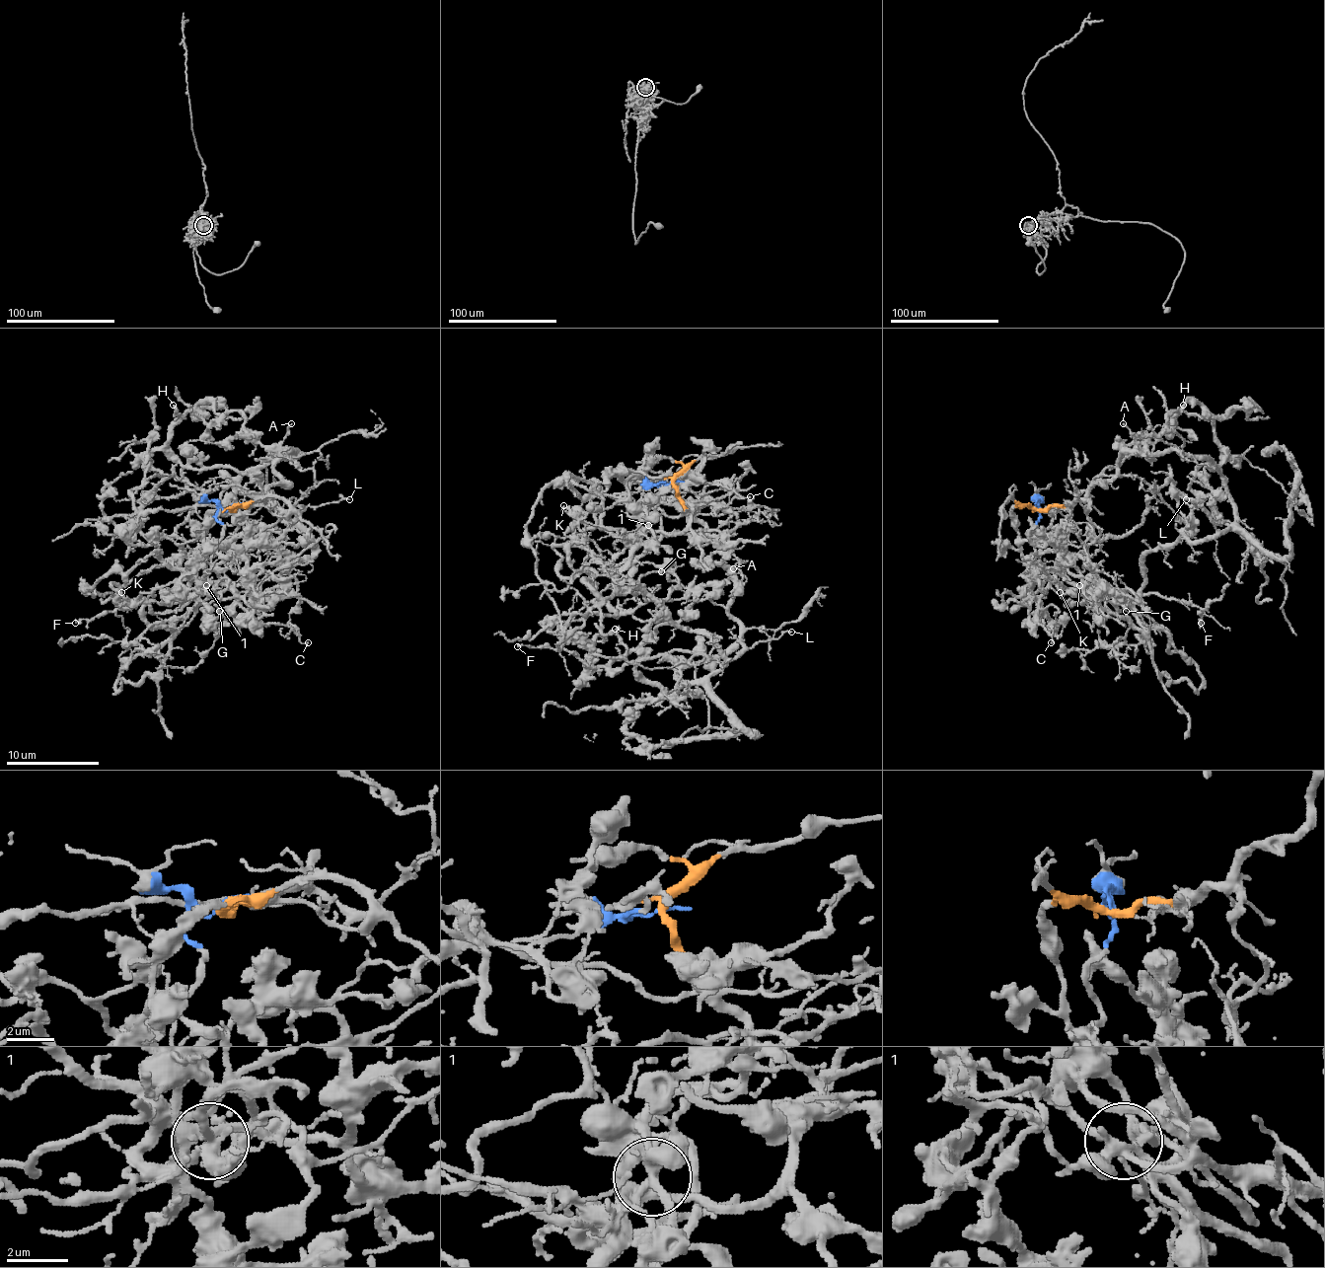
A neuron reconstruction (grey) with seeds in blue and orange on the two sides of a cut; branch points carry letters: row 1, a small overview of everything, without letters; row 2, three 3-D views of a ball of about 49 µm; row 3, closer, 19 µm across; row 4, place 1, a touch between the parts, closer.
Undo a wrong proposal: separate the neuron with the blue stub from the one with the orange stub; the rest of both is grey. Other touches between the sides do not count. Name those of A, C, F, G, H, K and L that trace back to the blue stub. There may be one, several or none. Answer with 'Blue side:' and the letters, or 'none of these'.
Blue side: C, F, G, K

